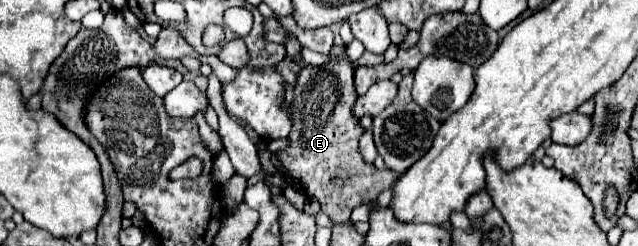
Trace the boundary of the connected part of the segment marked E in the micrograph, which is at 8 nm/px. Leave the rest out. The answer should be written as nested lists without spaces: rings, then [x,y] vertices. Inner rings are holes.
[[[333,46],[333,56],[337,54],[343,56],[323,68],[305,66],[301,70],[295,86],[295,122],[289,134],[289,146],[283,152],[277,152],[277,158],[289,166],[293,172],[291,178],[301,186],[301,190],[317,196],[321,210],[335,224],[347,224],[353,208],[373,202],[383,190],[391,188],[399,176],[389,168],[377,170],[361,158],[359,136],[363,134],[363,128],[351,114],[353,102],[357,100],[353,66],[347,62],[343,46]]]

